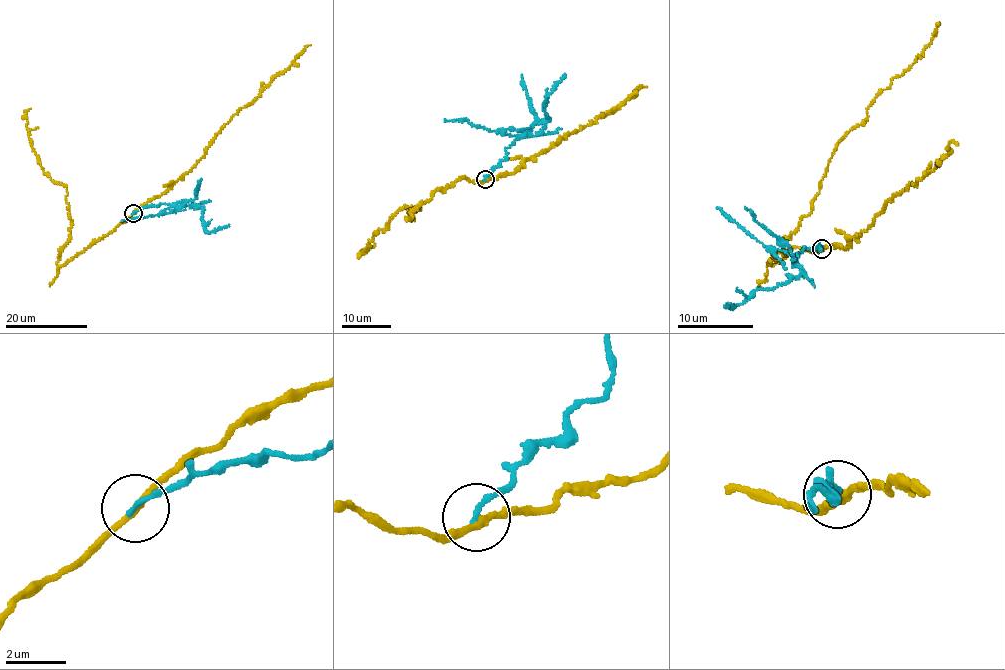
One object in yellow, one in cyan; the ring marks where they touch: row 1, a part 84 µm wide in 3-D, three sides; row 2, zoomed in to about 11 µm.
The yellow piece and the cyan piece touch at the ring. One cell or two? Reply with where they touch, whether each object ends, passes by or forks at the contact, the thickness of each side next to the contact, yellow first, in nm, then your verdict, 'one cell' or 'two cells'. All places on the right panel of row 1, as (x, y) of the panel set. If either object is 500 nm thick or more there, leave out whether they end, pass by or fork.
at (821, 248); yellow passes by; cyan ends there; 200 nm thick on the yellow side, 170 nm on the other; two cells

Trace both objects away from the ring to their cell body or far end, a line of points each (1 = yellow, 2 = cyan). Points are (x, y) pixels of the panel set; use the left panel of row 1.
1: (133, 214), (57, 267), (72, 225), (66, 189), (42, 170), (31, 146), (26, 113), (30, 108)
2: (133, 213), (162, 204), (176, 207), (195, 204), (203, 209), (201, 216), (206, 232), (229, 225)

